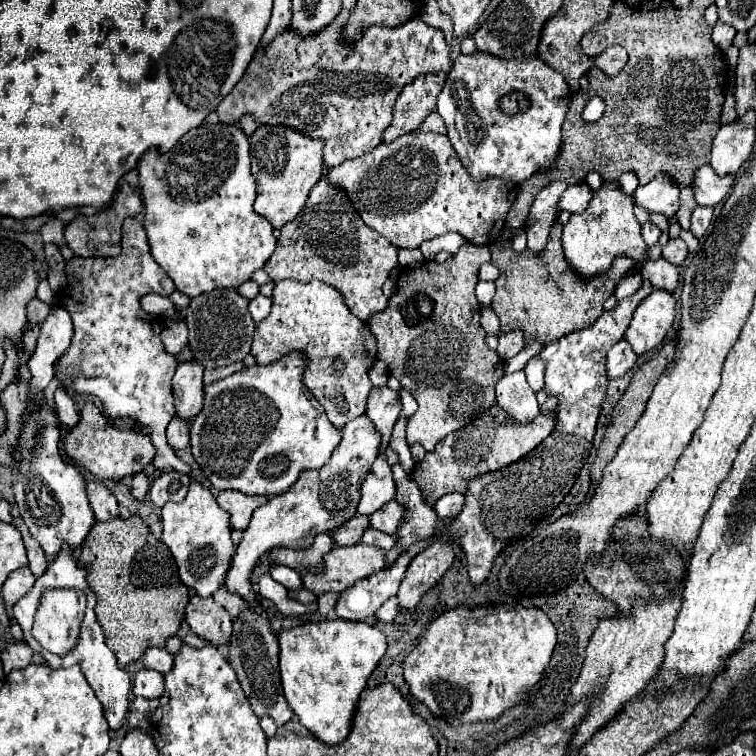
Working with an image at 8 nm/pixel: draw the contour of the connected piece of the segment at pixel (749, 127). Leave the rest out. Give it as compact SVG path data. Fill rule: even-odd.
M749 111L743 119L723 125L713 139L711 169L717 175L735 177L741 165L749 159L755 141L755 111Z

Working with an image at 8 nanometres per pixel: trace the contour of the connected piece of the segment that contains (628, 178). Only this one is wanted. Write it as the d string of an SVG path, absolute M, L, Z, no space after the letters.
M625 173L625 175L619 177L619 187L625 193L629 193L629 195L633 195L633 191L637 189L637 185L639 185L639 181L637 181L637 177L633 173Z

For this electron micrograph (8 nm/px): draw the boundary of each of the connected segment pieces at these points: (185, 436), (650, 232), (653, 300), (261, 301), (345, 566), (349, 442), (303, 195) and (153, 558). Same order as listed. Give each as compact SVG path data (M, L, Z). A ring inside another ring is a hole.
M175 419L167 427L167 443L173 451L189 449L189 425L181 423L181 419Z
M643 223L641 225L641 233L643 233L643 239L645 239L645 243L649 245L649 247L653 247L655 243L657 243L657 239L659 239L659 235L661 235L661 229L655 225L655 223Z
M653 291L633 315L625 333L631 349L641 357L663 343L675 321L675 299L669 291Z
M259 293L257 297L253 297L249 301L249 313L253 315L255 323L261 323L269 315L269 311L271 311L271 299L269 297L265 297L265 295Z
M357 543L351 547L335 547L325 557L325 573L323 575L301 575L303 587L313 593L327 591L345 591L353 587L355 581L369 577L385 569L385 551L379 547L369 547L365 543Z
M361 415L339 429L341 441L335 447L331 459L321 469L301 471L299 479L283 493L267 501L267 505L259 507L249 527L243 531L243 539L237 547L237 555L227 573L227 589L237 593L249 601L257 595L251 589L249 575L257 563L257 559L277 547L289 549L305 549L313 543L315 535L329 533L335 527L341 527L357 513L357 503L361 499L359 487L365 481L365 475L371 471L375 457L379 455L379 435L373 431L373 423L369 423L367 415Z
M259 127L251 137L251 173L257 183L257 199L253 211L265 217L273 229L281 229L293 221L303 209L311 187L323 175L323 143L305 139L287 127Z
M141 517L95 523L81 547L77 565L87 571L87 583L97 595L99 625L121 667L141 659L145 649L165 645L177 633L185 617L189 591L177 575L171 551L151 535Z

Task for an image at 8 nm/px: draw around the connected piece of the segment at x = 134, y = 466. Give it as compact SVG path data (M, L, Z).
M93 403L83 405L79 419L81 421L65 435L65 453L71 461L85 467L95 477L121 481L123 477L143 471L143 467L151 463L155 447L151 445L151 439L147 435L141 435L133 429L119 429L111 425Z

